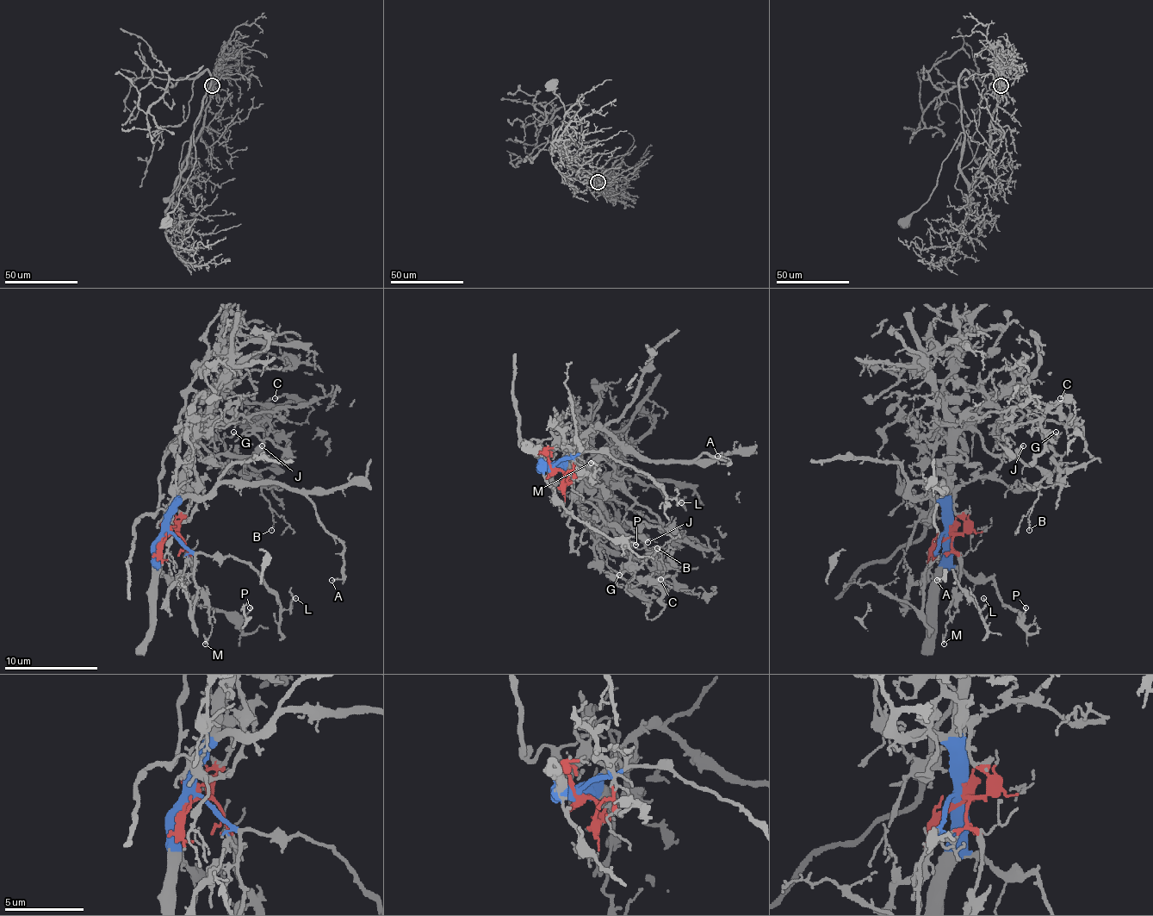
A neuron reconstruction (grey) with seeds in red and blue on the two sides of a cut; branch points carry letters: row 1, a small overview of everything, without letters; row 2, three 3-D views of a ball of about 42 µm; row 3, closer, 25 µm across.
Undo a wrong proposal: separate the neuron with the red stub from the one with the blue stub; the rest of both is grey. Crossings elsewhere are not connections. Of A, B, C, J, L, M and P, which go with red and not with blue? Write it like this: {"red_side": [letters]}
{"red_side": ["C", "M"]}

